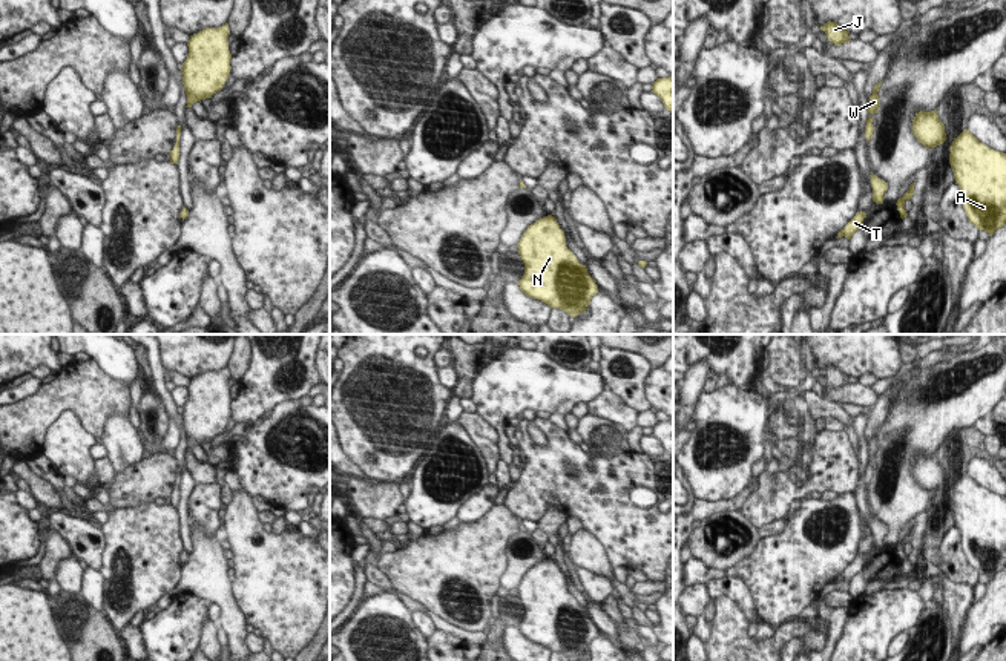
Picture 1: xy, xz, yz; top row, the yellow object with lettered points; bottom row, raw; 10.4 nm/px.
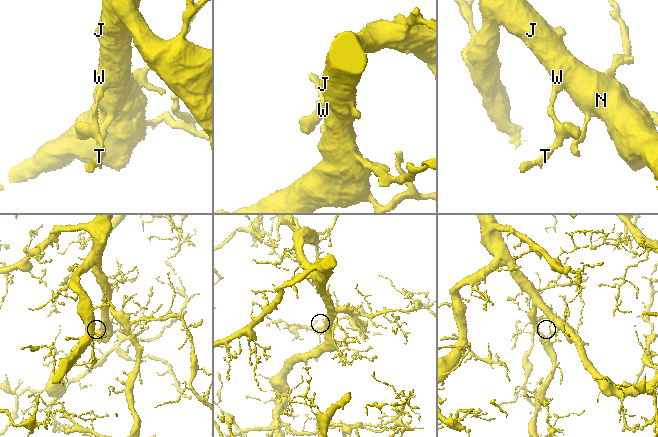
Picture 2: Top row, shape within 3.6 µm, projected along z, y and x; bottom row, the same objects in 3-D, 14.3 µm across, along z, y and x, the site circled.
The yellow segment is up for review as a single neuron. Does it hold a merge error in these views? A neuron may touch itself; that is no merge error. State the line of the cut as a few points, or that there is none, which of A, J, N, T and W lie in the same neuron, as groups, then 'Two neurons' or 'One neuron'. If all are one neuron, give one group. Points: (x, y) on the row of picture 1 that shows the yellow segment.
No split. Groups: A J N T W. One neuron

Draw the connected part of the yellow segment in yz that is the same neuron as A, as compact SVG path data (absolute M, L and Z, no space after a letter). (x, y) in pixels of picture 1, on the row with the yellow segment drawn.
M968 129L954 138L949 152L949 164L968 221L992 236L1006 224L1006 153L980 143Z

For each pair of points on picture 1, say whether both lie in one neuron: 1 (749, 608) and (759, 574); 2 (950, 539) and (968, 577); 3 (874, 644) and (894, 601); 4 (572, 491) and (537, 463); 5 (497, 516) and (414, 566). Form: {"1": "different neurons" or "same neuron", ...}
{"1": "different neurons", "2": "same neuron", "3": "same neuron", "4": "same neuron", "5": "same neuron"}

